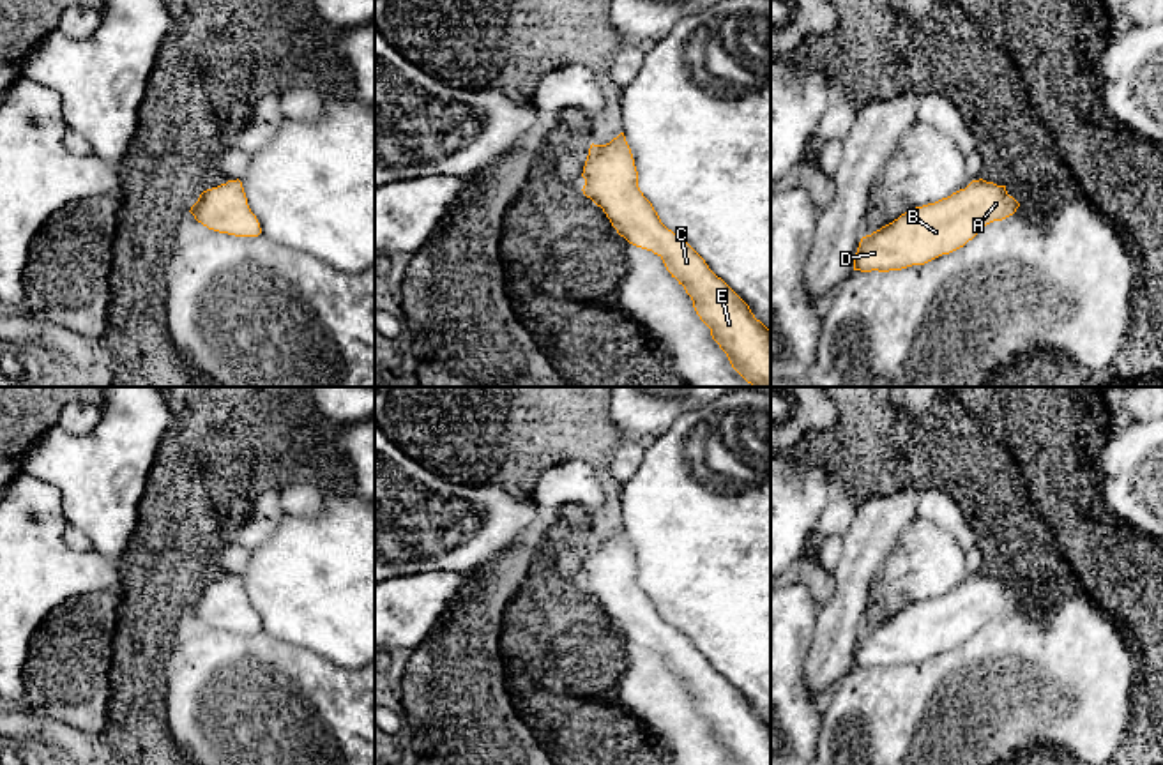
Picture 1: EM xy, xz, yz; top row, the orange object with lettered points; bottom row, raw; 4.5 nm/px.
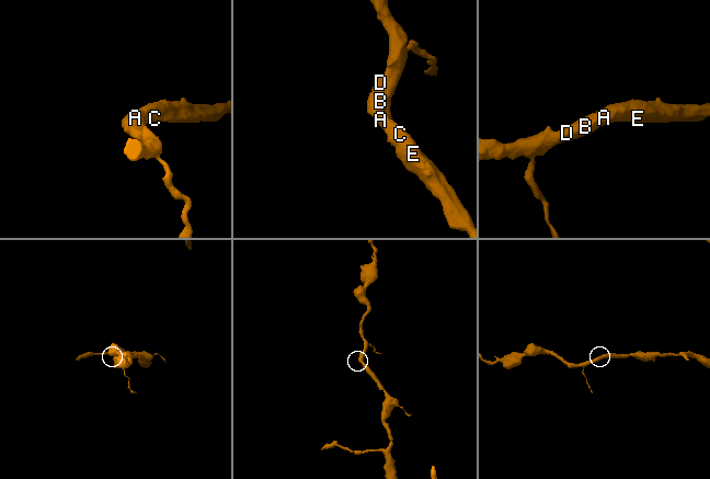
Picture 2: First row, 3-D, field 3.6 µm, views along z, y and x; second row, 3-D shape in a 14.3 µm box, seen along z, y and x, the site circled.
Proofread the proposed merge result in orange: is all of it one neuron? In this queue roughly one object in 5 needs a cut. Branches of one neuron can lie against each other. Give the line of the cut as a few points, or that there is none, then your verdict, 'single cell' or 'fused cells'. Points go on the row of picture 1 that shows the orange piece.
no cut | single cell

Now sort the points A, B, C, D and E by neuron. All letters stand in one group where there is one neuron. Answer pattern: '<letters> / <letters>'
A B C D E

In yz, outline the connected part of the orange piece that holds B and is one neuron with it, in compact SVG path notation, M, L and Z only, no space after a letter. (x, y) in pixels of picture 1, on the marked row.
M983 178L935 203L916 207L861 239L854 270L889 272L924 265L972 240L981 228L1016 212L1006 186Z

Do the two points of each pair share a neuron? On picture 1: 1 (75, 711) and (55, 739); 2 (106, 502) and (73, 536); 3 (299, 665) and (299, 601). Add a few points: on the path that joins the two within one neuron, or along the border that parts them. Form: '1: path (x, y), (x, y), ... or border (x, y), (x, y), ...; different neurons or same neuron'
1: border (39, 714), (96, 735); different neurons
2: border (69, 522), (94, 548); different neurons
3: border (262, 628), (269, 635), (310, 649), (336, 665); different neurons

